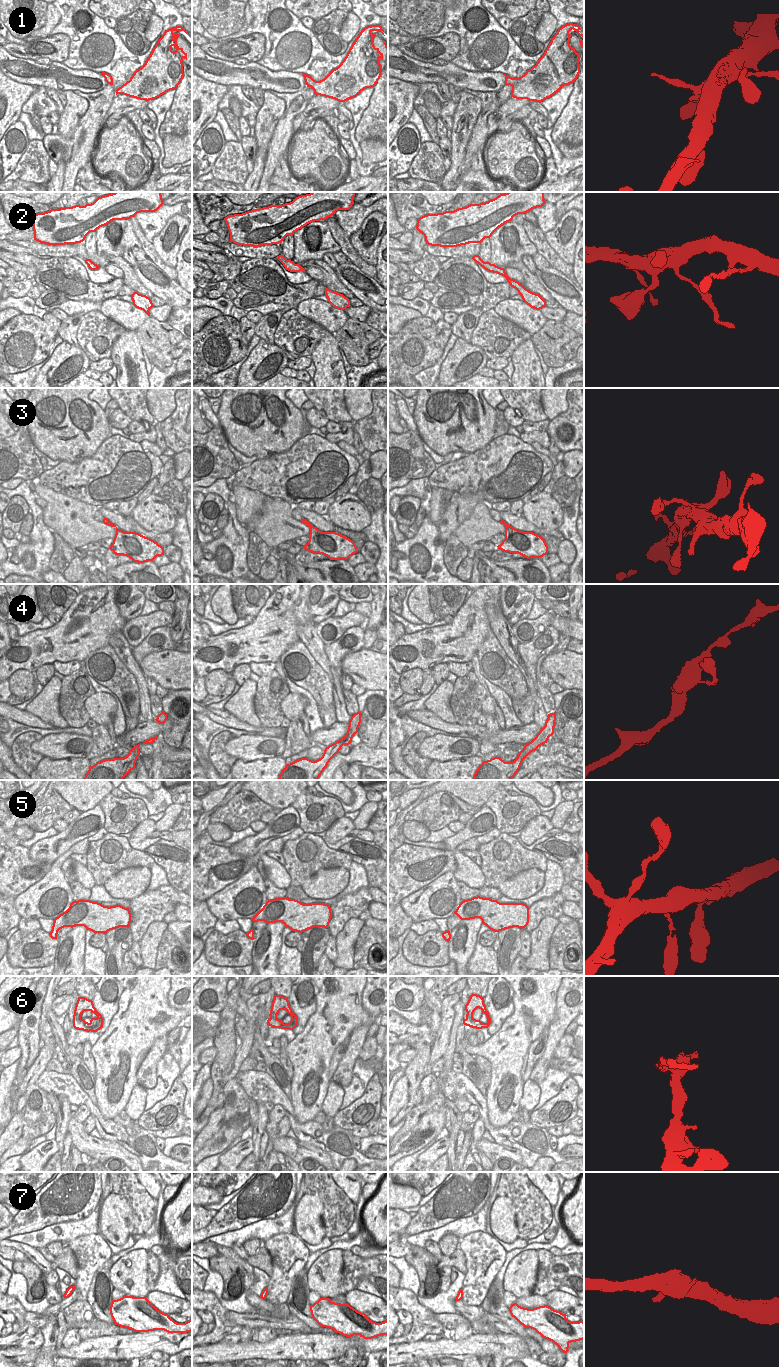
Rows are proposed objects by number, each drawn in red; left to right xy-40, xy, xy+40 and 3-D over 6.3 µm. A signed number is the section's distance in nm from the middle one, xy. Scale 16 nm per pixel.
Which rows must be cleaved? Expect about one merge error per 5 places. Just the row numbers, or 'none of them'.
2

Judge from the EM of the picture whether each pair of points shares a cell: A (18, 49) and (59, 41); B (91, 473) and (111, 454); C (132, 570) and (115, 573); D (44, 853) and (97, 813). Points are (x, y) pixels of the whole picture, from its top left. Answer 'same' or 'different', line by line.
A: same
B: same
C: same
D: same

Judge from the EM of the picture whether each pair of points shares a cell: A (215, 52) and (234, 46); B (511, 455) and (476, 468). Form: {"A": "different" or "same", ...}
{"A": "same", "B": "same"}

